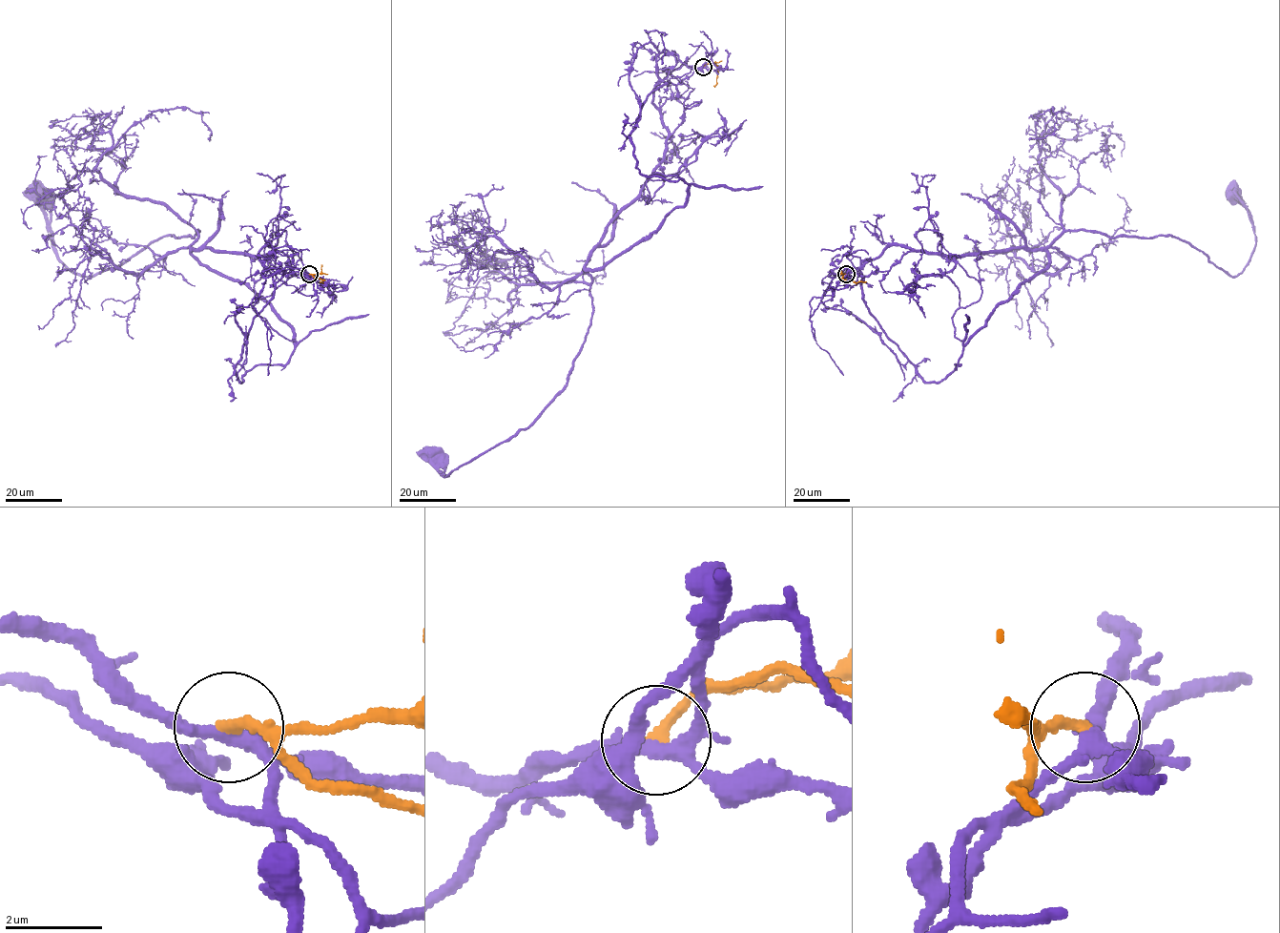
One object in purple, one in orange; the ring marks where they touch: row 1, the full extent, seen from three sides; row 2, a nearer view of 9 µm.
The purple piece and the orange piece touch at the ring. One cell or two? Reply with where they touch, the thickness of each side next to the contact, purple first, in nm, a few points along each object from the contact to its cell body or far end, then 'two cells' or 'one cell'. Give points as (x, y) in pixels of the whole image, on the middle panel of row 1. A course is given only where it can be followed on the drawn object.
(703, 67) | 280/240 nm | purple via (703, 67), (676, 85), (684, 119), (664, 160), (590, 253), (592, 317), (566, 386), (448, 476), (432, 455) | orange via (703, 67), (709, 62), (717, 67), (716, 83), (713, 85) | two cells

